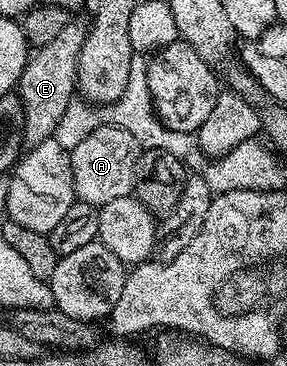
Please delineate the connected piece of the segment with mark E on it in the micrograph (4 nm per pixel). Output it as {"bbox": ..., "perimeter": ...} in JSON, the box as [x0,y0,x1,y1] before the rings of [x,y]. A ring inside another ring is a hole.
{"bbox":[19,21,86,146],"perimeter":[[[69,21],[65,28],[61,29],[60,35],[55,40],[49,41],[45,46],[38,48],[34,55],[27,61],[20,79],[19,96],[23,103],[24,142],[28,146],[35,146],[54,136],[61,117],[73,102],[77,91],[78,75],[76,65],[79,63],[80,51],[86,39],[86,26],[75,21]]]}

